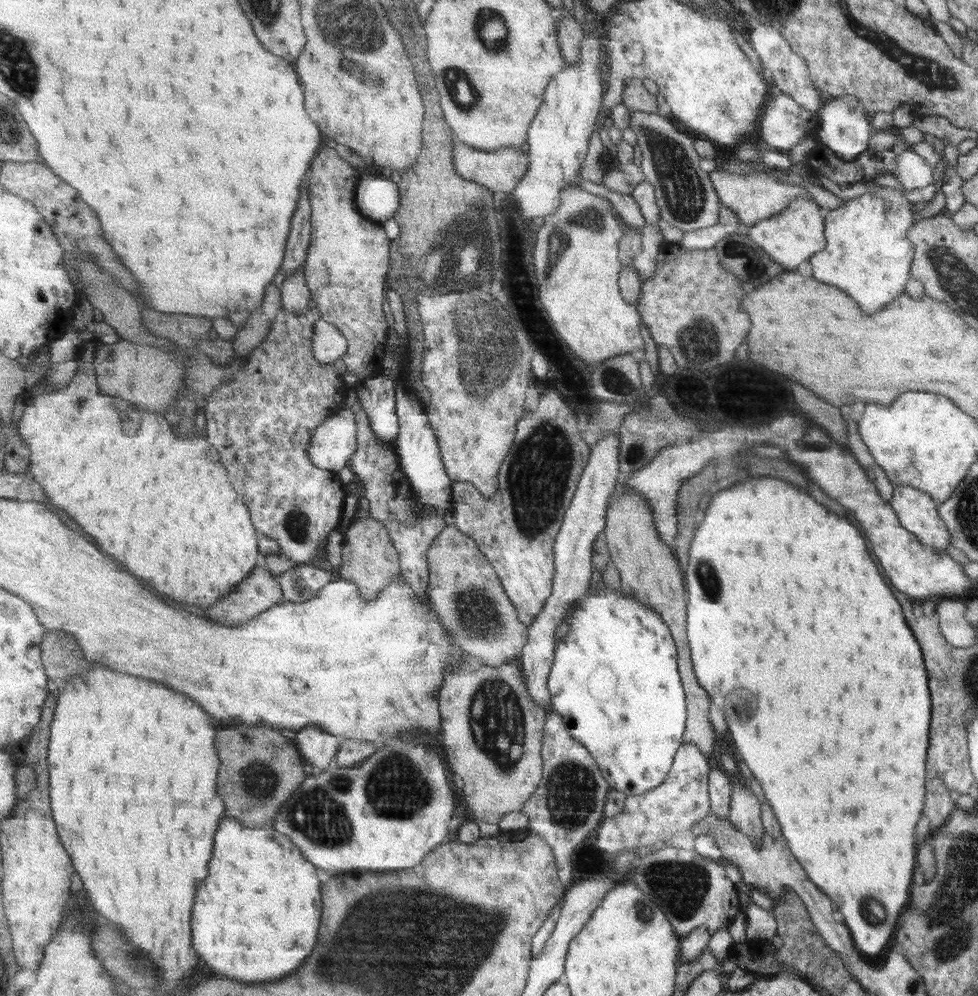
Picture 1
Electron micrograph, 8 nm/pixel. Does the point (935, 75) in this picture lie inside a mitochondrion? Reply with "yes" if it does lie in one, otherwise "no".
yes

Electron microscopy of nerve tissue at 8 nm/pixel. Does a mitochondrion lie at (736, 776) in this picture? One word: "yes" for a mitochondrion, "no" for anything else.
no

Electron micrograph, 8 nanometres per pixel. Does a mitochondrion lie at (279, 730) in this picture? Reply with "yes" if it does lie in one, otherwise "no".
no

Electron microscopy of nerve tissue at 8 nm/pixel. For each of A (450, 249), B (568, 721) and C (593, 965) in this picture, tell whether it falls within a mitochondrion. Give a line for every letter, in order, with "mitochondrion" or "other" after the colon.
A: mitochondrion
B: other
C: other

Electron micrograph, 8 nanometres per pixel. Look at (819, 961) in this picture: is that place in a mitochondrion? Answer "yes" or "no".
yes

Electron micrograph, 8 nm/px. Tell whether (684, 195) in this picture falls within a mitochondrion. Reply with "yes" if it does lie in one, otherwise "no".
yes

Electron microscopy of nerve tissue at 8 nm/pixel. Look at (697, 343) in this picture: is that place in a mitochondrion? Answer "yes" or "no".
yes

